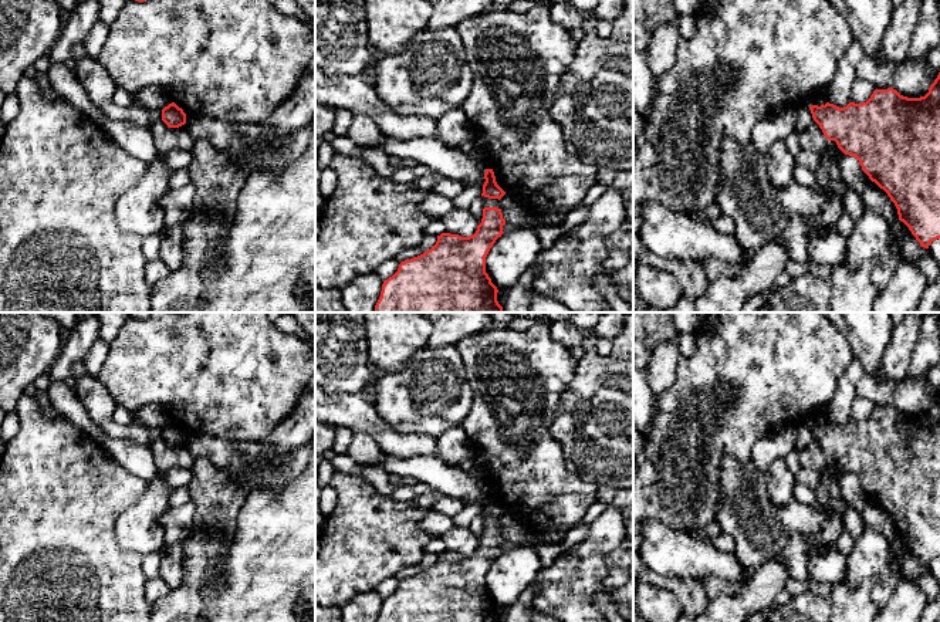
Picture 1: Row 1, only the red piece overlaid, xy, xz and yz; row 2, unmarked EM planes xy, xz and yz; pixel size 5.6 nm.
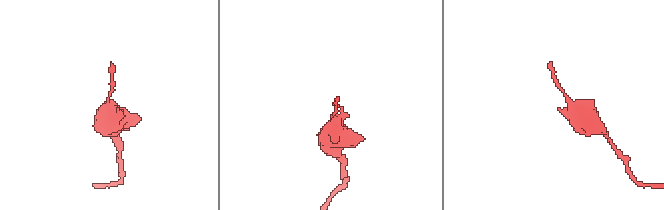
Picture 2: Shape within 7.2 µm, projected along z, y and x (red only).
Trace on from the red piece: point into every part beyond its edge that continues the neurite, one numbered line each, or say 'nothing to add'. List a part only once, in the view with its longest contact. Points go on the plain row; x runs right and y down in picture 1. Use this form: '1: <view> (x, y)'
nothing to add

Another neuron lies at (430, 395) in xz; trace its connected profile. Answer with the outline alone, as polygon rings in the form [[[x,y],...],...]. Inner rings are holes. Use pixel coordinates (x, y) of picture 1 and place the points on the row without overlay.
[[[456,347],[420,348],[402,371],[385,373],[369,391],[379,416],[399,433],[439,437],[461,426],[473,403]]]

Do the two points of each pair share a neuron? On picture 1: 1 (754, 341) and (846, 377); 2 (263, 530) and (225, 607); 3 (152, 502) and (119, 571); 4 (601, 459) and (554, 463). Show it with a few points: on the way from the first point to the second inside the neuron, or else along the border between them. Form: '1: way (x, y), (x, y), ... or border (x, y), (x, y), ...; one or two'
1: border (854, 357), (841, 375), (828, 406); two
2: way (263, 548), (263, 568), (243, 588); one
3: border (117, 519), (117, 543), (122, 548), (142, 555); two
4: border (550, 432), (563, 452), (564, 463), (591, 483); two

